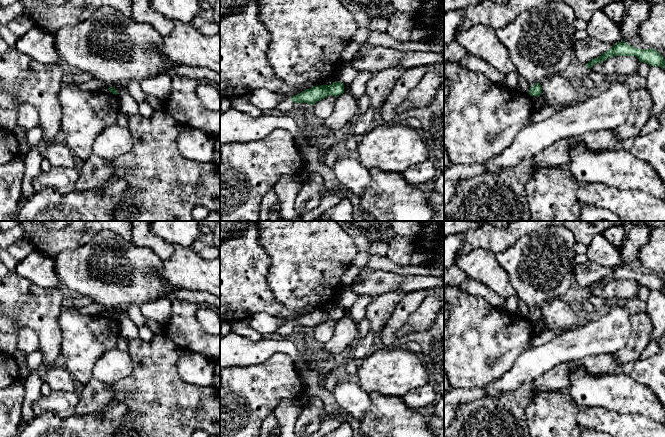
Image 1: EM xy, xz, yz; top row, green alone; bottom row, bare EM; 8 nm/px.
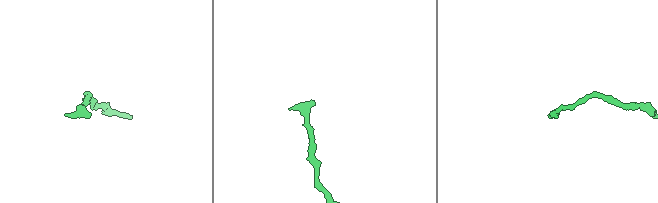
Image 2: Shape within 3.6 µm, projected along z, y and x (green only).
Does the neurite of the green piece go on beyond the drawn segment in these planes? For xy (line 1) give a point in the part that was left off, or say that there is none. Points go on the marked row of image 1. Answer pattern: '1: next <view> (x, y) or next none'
1: next none

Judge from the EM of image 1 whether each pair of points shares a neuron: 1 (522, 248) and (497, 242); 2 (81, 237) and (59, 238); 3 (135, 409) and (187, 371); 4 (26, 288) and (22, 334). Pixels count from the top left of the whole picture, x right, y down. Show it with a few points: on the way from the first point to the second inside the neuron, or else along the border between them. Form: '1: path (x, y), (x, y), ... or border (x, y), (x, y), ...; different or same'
1: border (532, 232), (522, 235), (497, 254); different
2: path (76, 237), (64, 238); same
3: border (180, 353), (178, 375), (201, 386); different
4: border (17, 330), (30, 327), (37, 335), (37, 347); different

